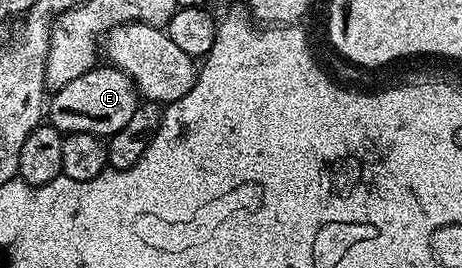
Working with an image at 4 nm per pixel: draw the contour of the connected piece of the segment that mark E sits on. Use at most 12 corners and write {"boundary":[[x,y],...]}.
{"boundary":[[94,65],[47,99],[62,133],[108,137],[139,106],[118,67]]}

